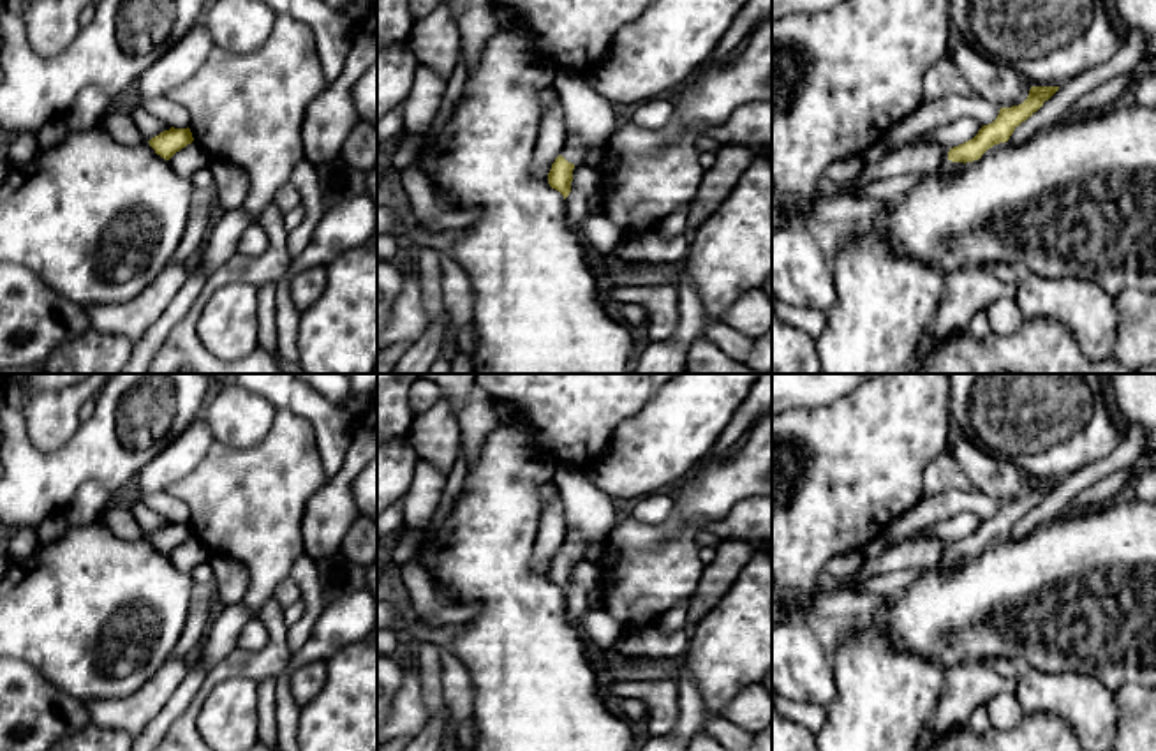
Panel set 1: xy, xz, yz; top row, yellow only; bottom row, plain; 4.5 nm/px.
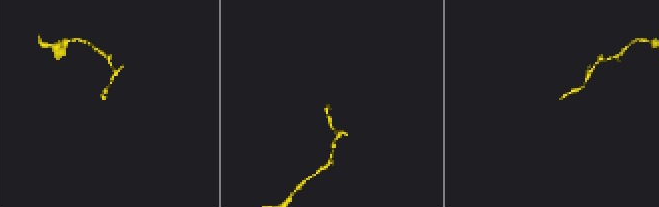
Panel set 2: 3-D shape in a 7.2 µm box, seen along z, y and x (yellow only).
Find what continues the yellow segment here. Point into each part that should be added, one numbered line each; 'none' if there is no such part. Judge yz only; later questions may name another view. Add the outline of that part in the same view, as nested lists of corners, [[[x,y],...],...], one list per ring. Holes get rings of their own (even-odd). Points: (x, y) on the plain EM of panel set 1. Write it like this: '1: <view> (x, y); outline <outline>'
none

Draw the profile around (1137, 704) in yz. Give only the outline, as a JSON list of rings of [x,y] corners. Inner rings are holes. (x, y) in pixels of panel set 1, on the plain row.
[[[1128,682],[1114,691],[1119,709],[1117,751],[1156,751],[1156,688]]]

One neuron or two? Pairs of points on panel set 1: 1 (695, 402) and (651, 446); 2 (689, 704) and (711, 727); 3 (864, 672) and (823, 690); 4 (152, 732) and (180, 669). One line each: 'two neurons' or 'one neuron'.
1: one neuron
2: one neuron
3: two neurons
4: two neurons

